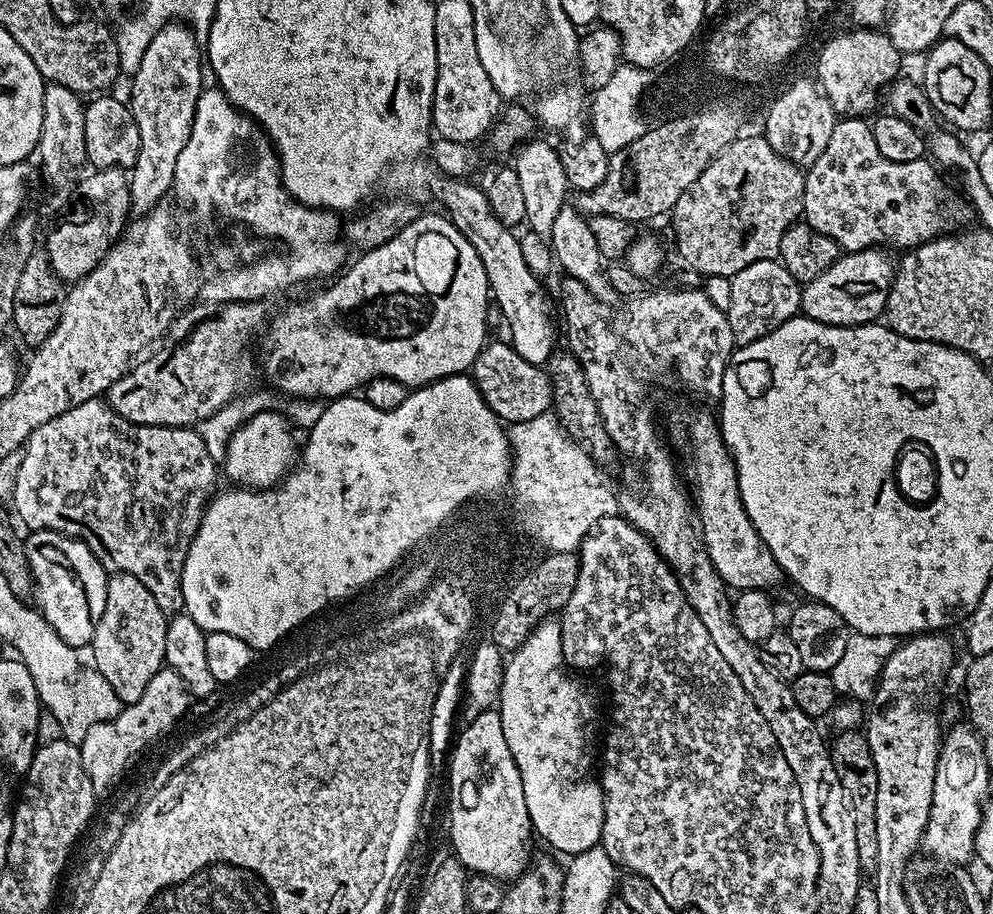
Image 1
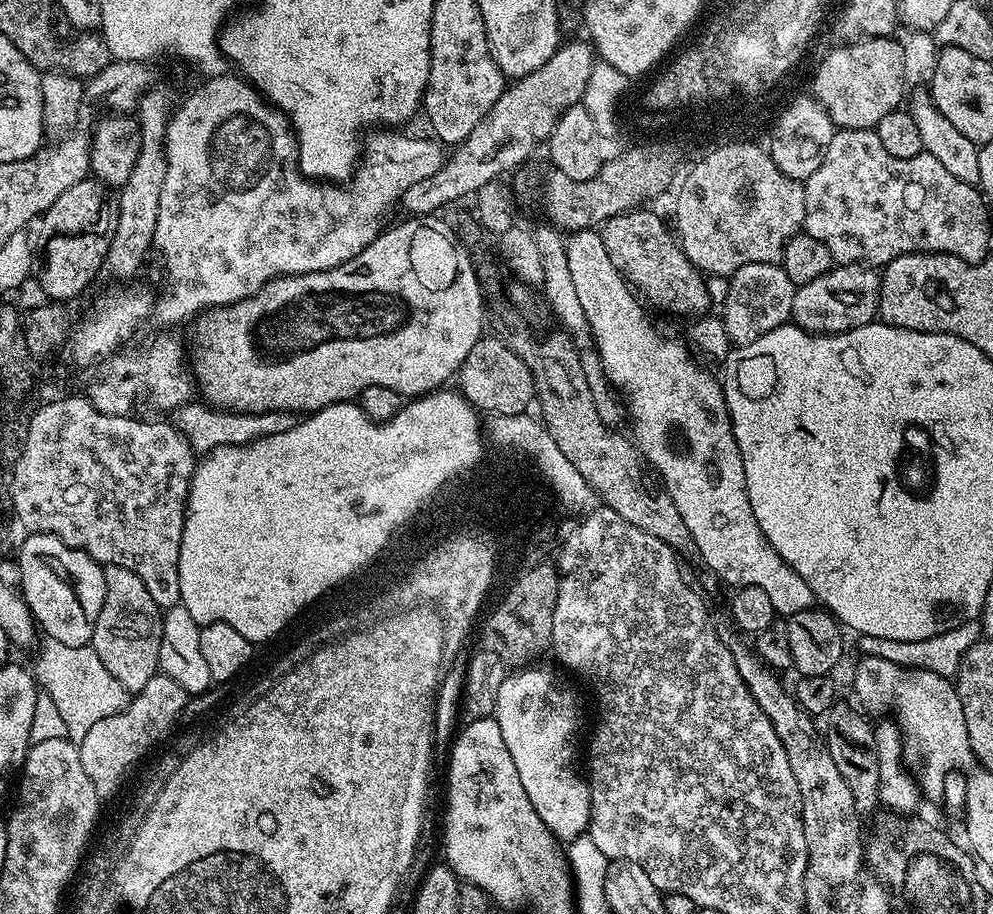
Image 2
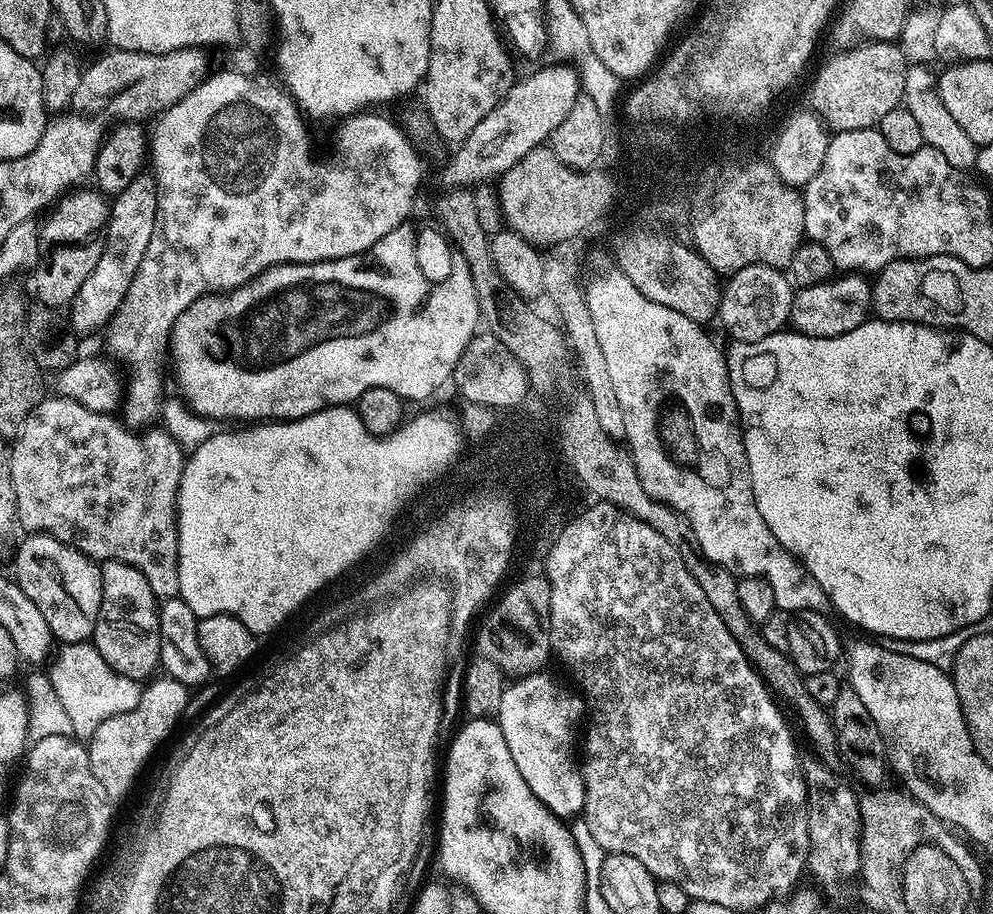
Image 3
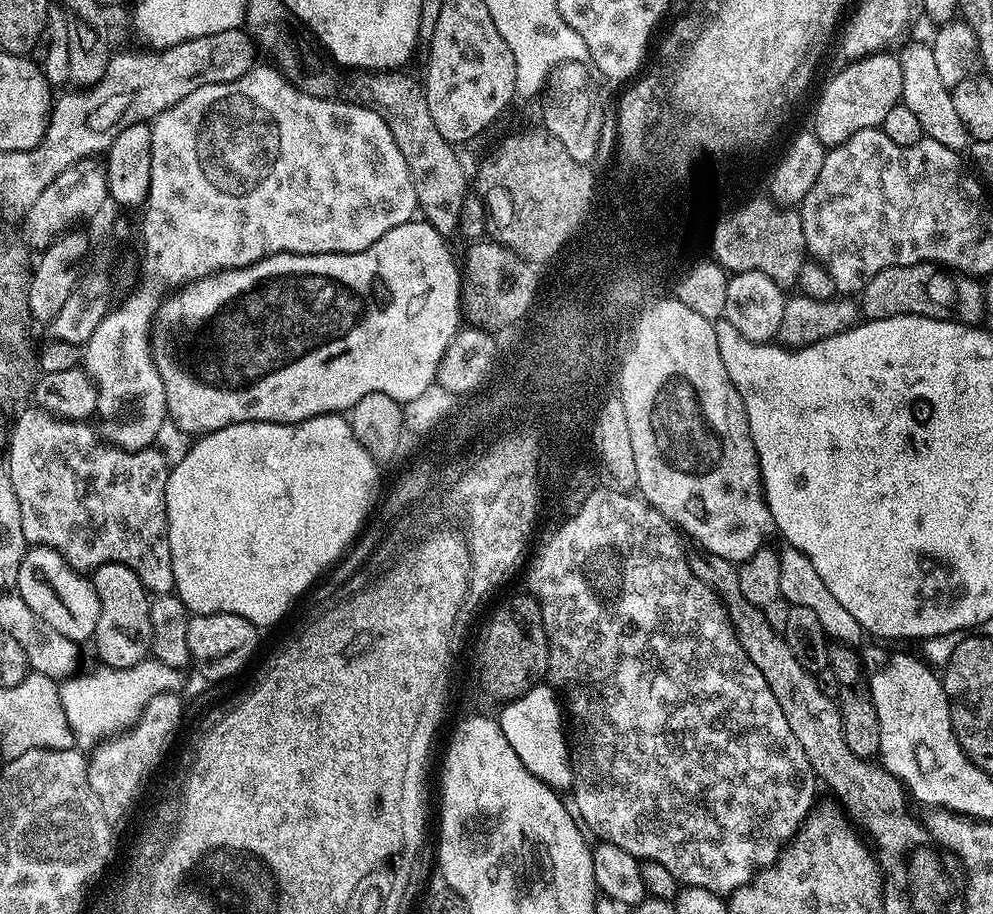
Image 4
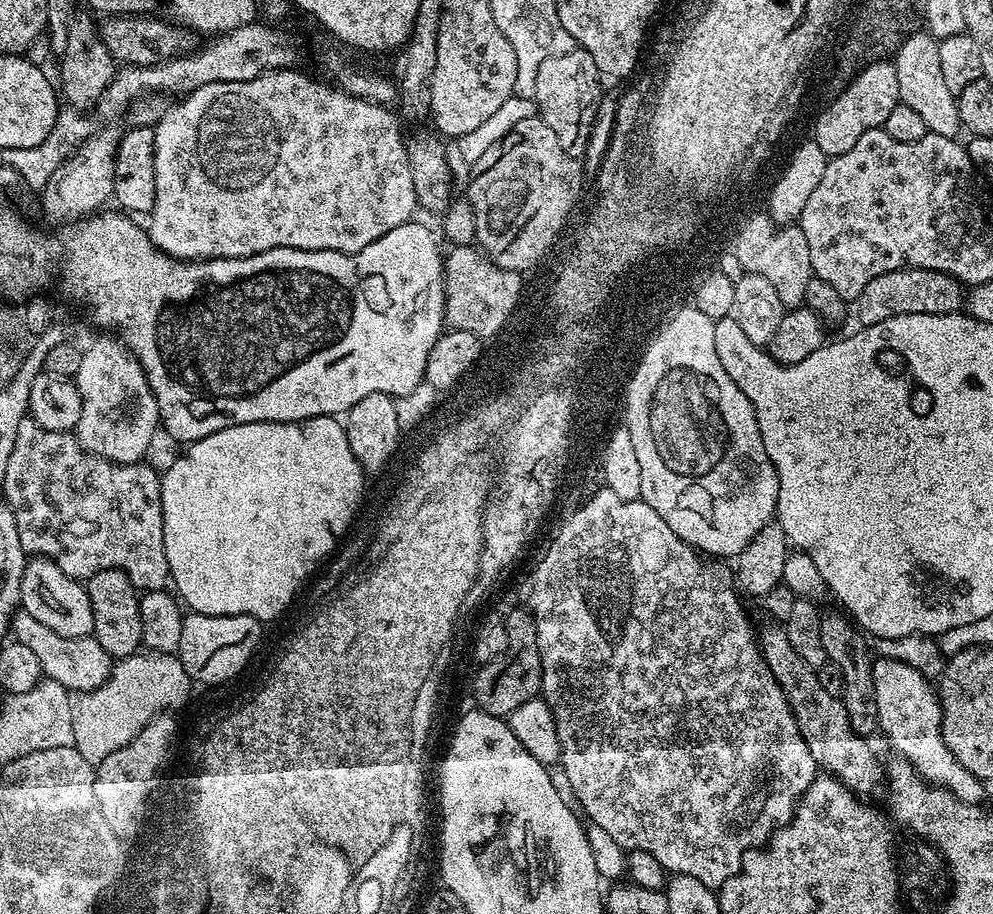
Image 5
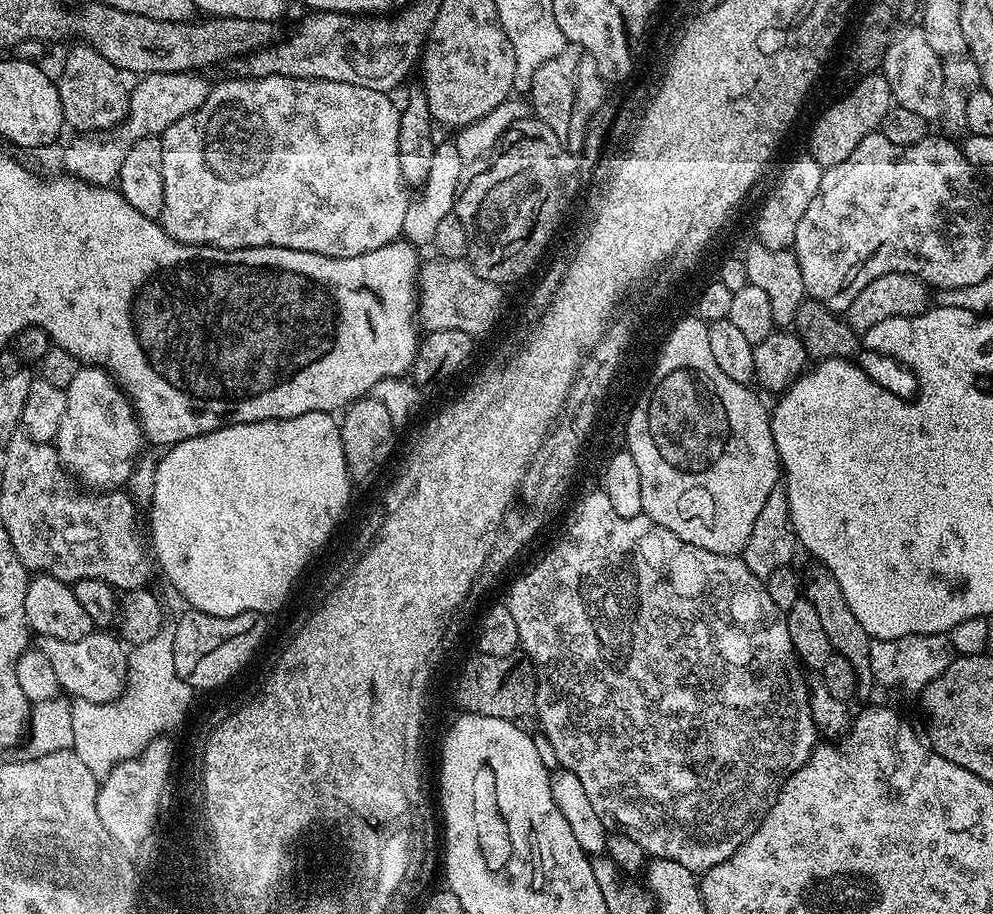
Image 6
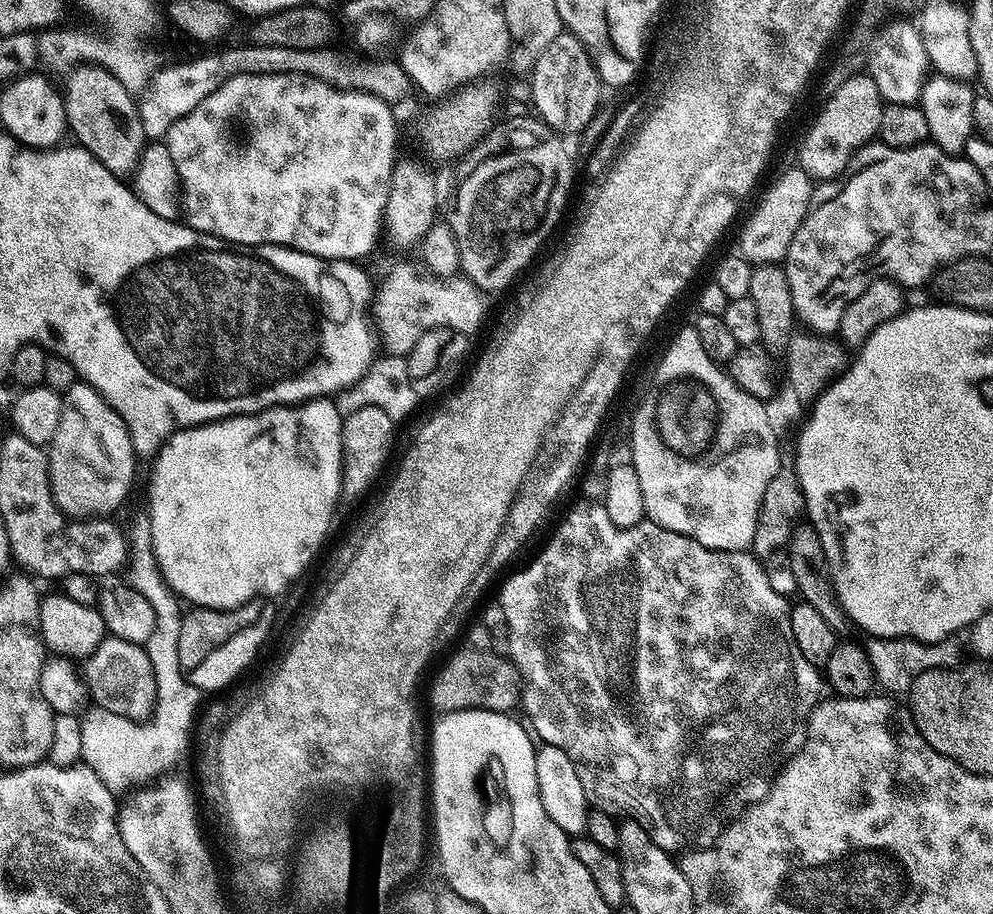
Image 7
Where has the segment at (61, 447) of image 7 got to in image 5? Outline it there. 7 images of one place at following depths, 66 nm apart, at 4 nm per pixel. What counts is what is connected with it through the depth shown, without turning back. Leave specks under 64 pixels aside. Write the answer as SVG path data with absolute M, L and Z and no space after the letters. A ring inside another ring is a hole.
M100 334L89 348L83 349L74 383L81 395L81 417L74 429L78 443L111 464L141 463L146 446L161 422L158 402L139 360L115 335Z

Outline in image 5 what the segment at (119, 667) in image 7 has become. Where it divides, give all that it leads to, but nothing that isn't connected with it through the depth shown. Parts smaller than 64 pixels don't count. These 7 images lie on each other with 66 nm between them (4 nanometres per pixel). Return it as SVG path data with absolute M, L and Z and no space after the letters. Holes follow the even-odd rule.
M23 610L17 611L13 616L10 632L15 643L30 646L30 650L38 658L41 673L47 679L60 683L72 694L92 692L106 683L112 675L114 657L102 648L93 635L66 638L62 634L54 634L54 630L42 626L42 622L30 618L30 614L26 614Z

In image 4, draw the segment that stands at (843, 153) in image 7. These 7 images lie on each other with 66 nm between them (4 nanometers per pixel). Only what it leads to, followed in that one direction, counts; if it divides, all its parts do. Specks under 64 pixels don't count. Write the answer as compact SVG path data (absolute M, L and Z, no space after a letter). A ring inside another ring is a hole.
M883 50L864 56L828 76L826 83L819 89L820 101L816 104L814 125L816 136L824 145L846 142L854 134L858 134L858 130L880 128L886 114L890 114L890 110L894 110L894 106L901 103L904 95L903 66L900 64L899 55L891 56L890 53L891 51Z

